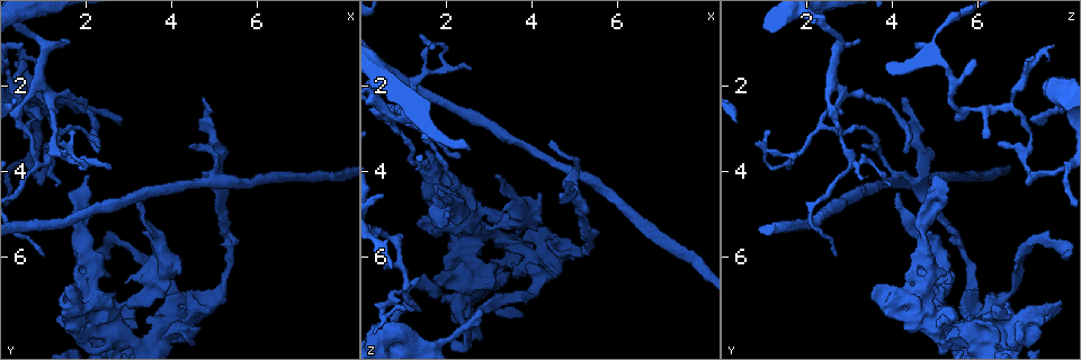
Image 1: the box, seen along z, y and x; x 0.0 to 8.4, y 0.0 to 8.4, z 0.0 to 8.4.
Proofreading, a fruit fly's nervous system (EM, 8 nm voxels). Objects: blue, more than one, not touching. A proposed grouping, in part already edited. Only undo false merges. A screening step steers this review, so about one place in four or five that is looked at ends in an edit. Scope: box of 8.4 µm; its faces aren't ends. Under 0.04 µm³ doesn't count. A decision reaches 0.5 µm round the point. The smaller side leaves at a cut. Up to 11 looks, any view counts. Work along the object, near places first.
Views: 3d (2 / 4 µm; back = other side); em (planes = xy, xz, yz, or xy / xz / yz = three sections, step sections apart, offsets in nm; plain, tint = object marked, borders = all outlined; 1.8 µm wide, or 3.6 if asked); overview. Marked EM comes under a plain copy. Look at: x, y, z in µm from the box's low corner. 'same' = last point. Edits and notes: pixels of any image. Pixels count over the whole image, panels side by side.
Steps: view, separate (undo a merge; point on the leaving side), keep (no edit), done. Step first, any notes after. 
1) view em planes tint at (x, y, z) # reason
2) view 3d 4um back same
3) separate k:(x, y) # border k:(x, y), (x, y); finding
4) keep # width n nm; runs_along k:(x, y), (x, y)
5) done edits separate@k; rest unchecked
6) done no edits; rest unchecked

view em planes tint at (0.85, 1.90, 2.60) # side arm on a straight run

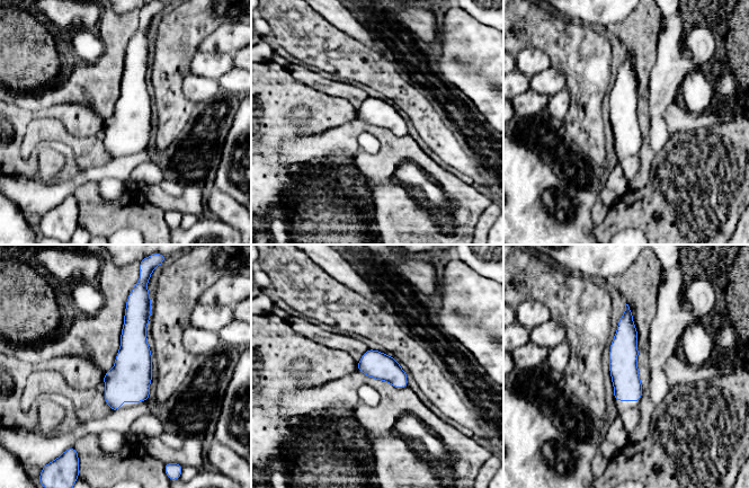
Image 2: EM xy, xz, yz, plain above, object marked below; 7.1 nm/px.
keep # runs_along 2:(627, 311), (626, 384), (636, 398); all the same neuron

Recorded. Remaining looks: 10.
view 3d 2um at (4.90, 4.10, 4.05) # two arms in line, one across

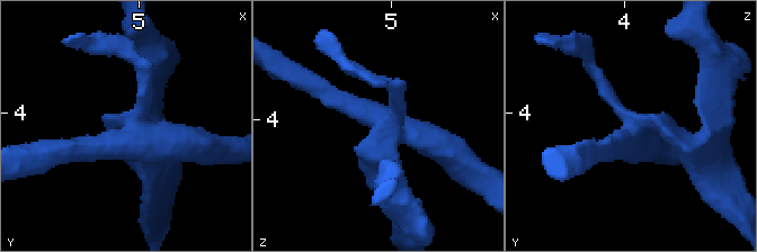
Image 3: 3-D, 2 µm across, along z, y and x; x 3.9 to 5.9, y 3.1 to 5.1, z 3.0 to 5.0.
view em planes borders at (4.96, 4.16, 4.06)

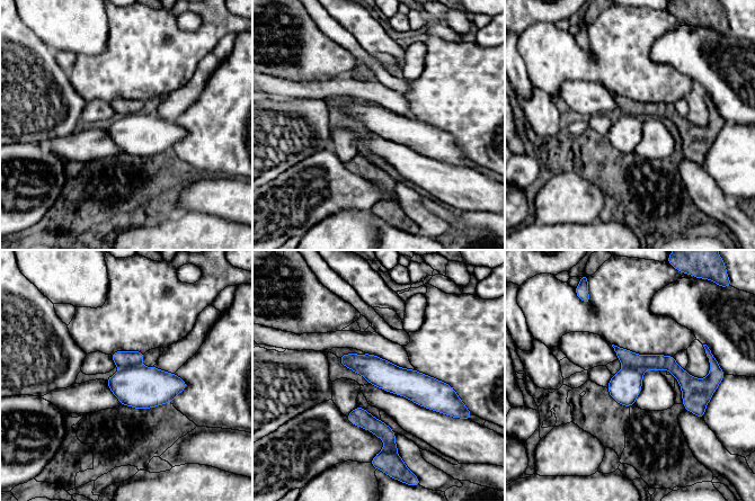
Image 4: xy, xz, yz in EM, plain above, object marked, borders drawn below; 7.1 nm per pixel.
separate 4:(624, 387) # width 200 nm; border 4:(623, 365), (644, 372); two neurons meet here

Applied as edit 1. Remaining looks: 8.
view em yz step 8 tint at (1.05, 3.80, 7.10) # abrupt turn

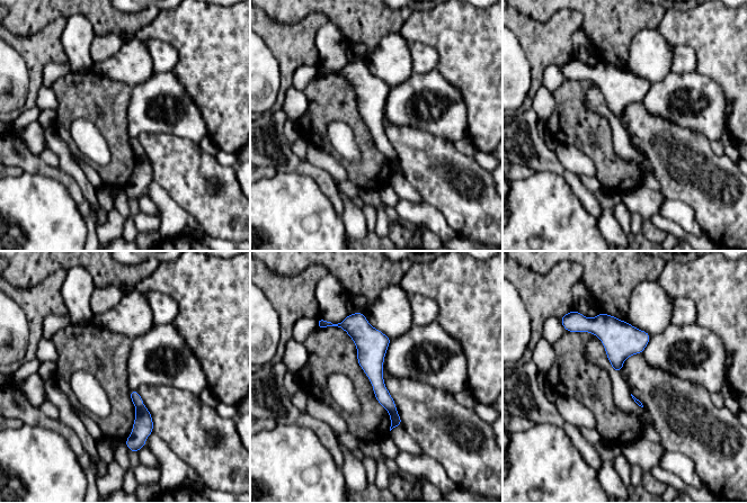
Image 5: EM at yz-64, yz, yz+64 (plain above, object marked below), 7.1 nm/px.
view em planes tint same

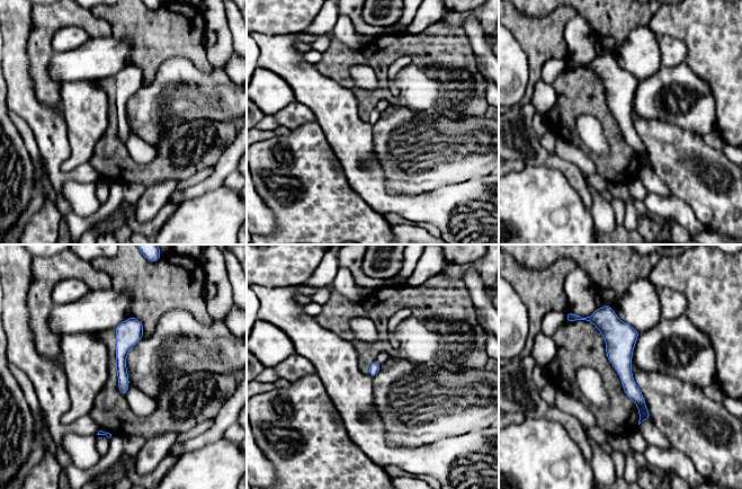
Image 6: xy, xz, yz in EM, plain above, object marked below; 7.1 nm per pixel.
separate 6:(644, 415) # border 6:(644, 405), (640, 409); a second neuron is stuck on

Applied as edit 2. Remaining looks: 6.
view 3d 2um at (2.45, 7.40, 5.15) # thick turns thin

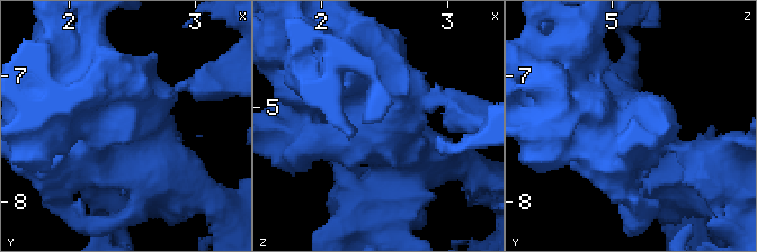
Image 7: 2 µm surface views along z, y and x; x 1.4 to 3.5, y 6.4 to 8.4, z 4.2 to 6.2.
view em planes tint at (2.48, 7.38, 5.16) # now the EM

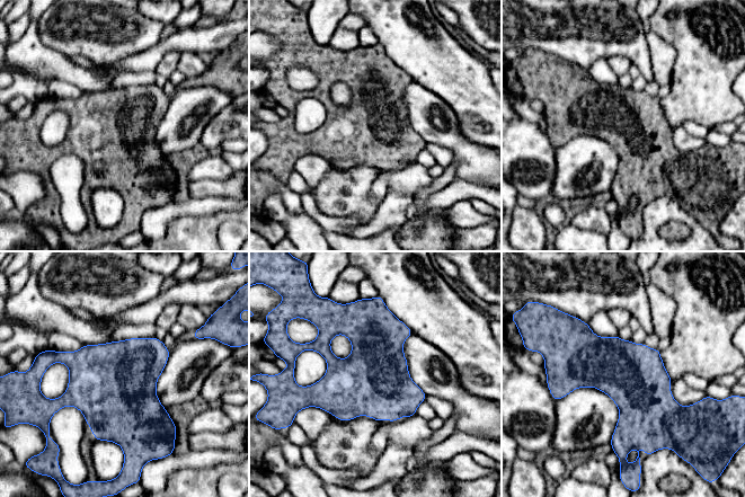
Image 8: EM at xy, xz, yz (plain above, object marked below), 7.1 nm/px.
keep # all the same neuron

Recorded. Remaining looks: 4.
done edits separate@4, separate@6; rest unchecked

